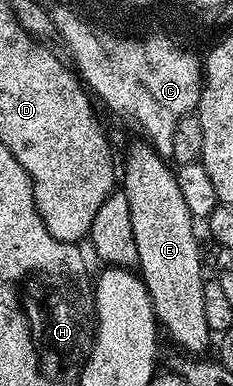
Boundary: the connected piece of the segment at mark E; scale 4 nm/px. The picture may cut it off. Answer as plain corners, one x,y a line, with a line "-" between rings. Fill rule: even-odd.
138,140
127,150
127,163
122,163
121,166
121,192
129,200
129,216
133,216
133,238
137,244
137,256
139,257
137,263
138,273
141,275
143,282
147,286
147,291
151,297
151,303
155,309
155,317
162,329
165,331
166,337
167,334
176,342
178,349
180,351
186,352
191,356
199,356
204,353
203,350
207,345
212,345
213,342
213,331
209,328
209,320
205,320
205,307
204,307
204,297
205,292
203,291
203,284
205,281
205,275
203,275
203,258
199,255
199,242
195,239
195,226
197,226
196,219
192,218
191,210
185,208
185,200
181,197
181,192
184,187
181,183
175,179
175,174
170,170
167,165
169,165
168,159
163,158
157,153
154,148
151,147
146,141

